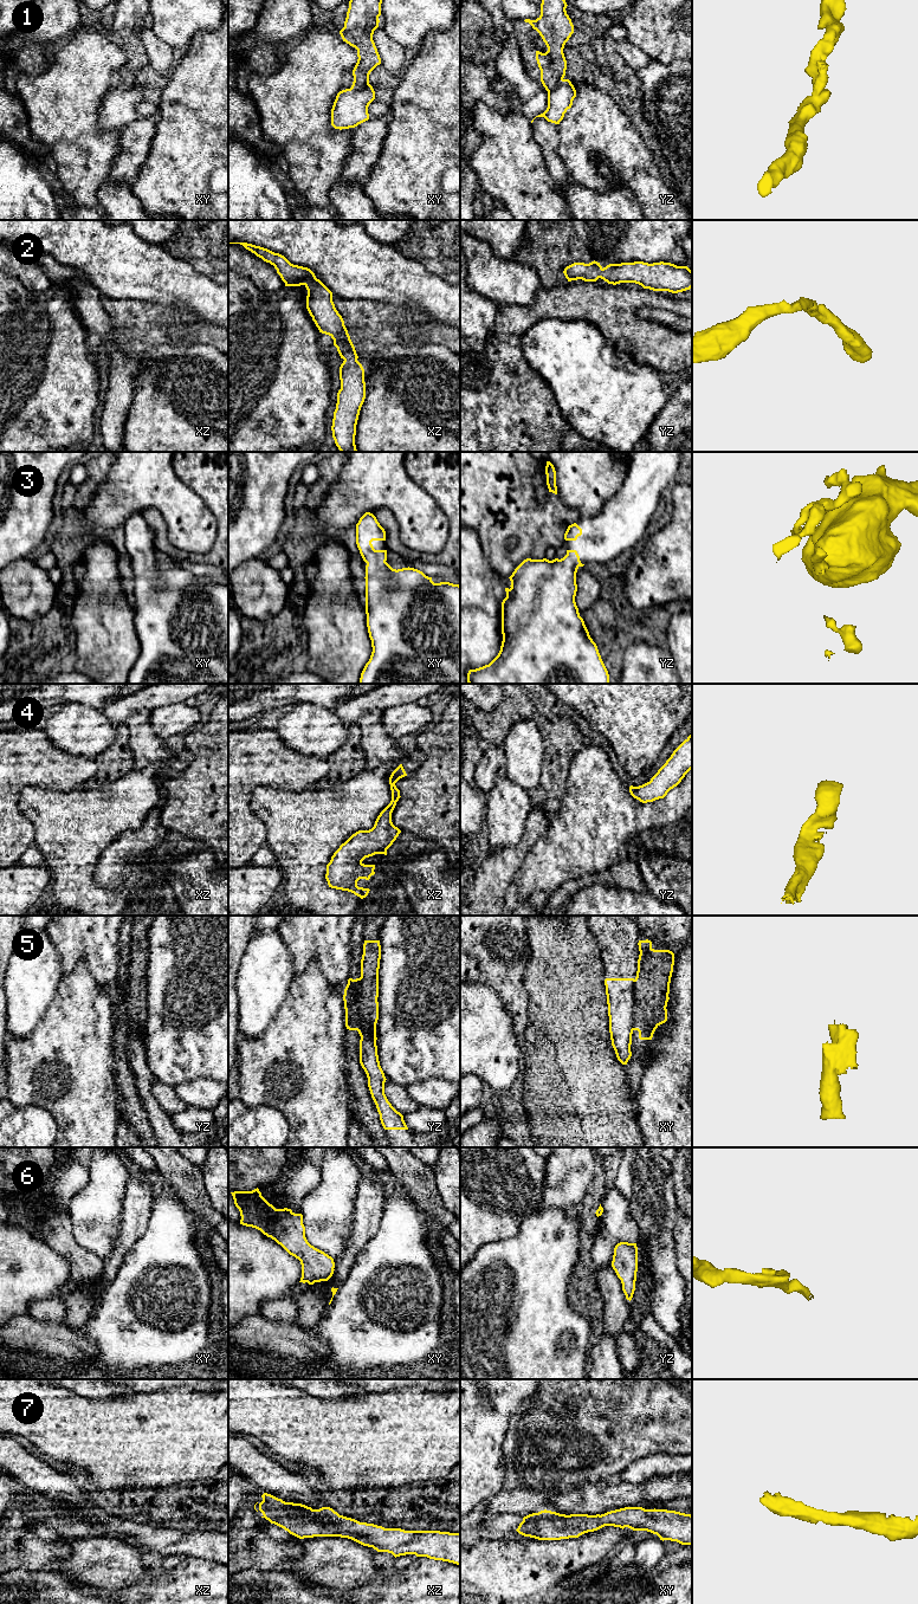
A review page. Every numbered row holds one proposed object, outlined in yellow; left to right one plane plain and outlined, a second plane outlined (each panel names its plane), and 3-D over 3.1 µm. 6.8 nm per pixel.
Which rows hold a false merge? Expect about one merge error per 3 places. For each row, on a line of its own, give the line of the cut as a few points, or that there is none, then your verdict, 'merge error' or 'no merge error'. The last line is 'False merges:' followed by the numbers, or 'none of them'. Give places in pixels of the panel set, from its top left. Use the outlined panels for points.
1: xy (368, 83), (360, 88), (351, 88) | merge error
2: no cut | no merge error
3: no cut | no merge error
4: no cut | no merge error
5: xy (635, 980), (633, 1029) | merge error
6: no cut | no merge error
7: no cut | no merge error
False merges: 1, 5

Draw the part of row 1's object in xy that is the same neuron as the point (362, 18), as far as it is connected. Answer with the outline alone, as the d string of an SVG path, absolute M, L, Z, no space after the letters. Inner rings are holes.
M350 0L344 27L340 34L347 44L357 50L357 63L353 70L353 89L369 84L370 72L381 64L381 58L373 40L379 27L382 0Z

